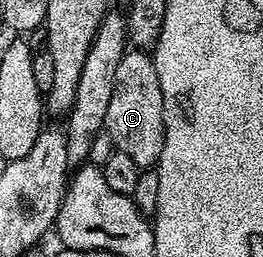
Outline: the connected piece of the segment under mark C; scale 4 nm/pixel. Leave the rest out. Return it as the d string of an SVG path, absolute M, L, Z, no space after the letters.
M125 51L122 62L118 62L104 126L110 132L115 151L130 154L141 170L151 169L159 160L164 145L164 99L155 59L147 51Z

